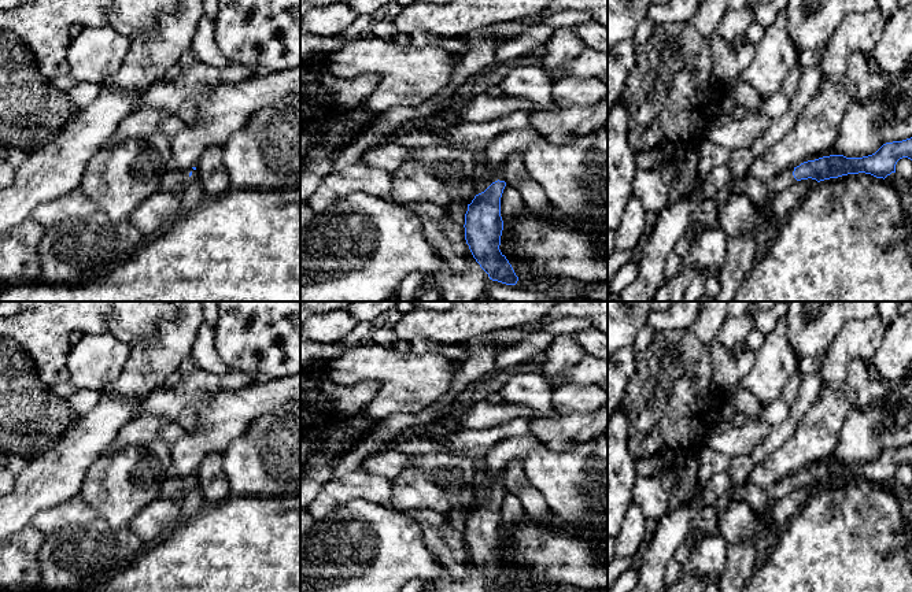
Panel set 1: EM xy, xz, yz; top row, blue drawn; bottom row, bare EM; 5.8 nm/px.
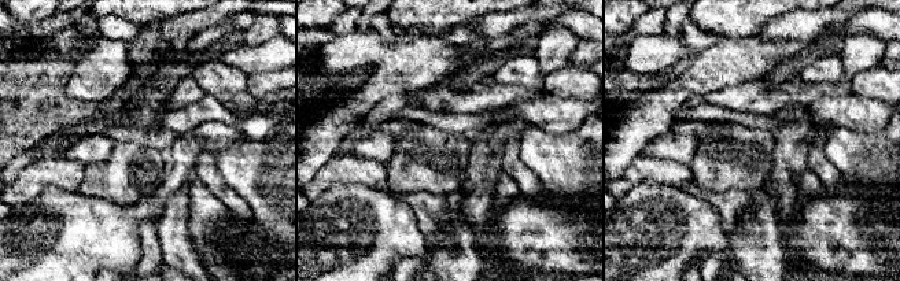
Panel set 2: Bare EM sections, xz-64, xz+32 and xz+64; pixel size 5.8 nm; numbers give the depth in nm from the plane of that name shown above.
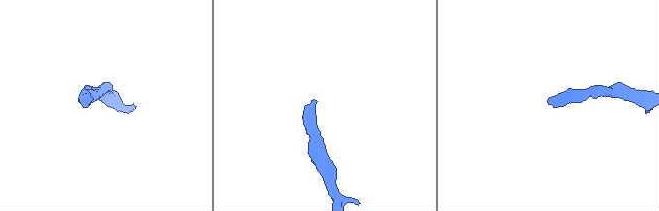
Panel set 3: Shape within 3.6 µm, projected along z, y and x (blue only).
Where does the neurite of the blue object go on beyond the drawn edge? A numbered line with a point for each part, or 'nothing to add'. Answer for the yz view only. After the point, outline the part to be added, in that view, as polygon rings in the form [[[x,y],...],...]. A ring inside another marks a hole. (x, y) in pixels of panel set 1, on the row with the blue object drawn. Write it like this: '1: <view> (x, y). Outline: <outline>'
1: yz (705, 215). Outline: [[[789,169],[769,181],[761,181],[750,175],[743,180],[732,178],[716,196],[705,197],[697,204],[690,218],[688,230],[676,243],[673,252],[680,259],[684,258],[706,229],[719,227],[719,210],[731,195],[745,195],[754,207],[758,207],[768,196],[779,195],[797,181],[793,171],[794,169]]]

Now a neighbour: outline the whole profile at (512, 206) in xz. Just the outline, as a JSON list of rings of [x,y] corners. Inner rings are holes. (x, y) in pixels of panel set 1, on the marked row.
[[[506,184],[501,197],[501,217],[503,221],[503,226],[510,225],[514,219],[528,212],[529,211],[520,192]]]

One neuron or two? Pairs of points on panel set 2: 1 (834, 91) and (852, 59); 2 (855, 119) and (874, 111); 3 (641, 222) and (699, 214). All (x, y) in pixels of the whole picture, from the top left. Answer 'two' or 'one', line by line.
1: one
2: one
3: one

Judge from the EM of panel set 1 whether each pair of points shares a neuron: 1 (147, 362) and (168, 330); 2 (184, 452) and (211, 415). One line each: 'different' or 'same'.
1: same
2: same

